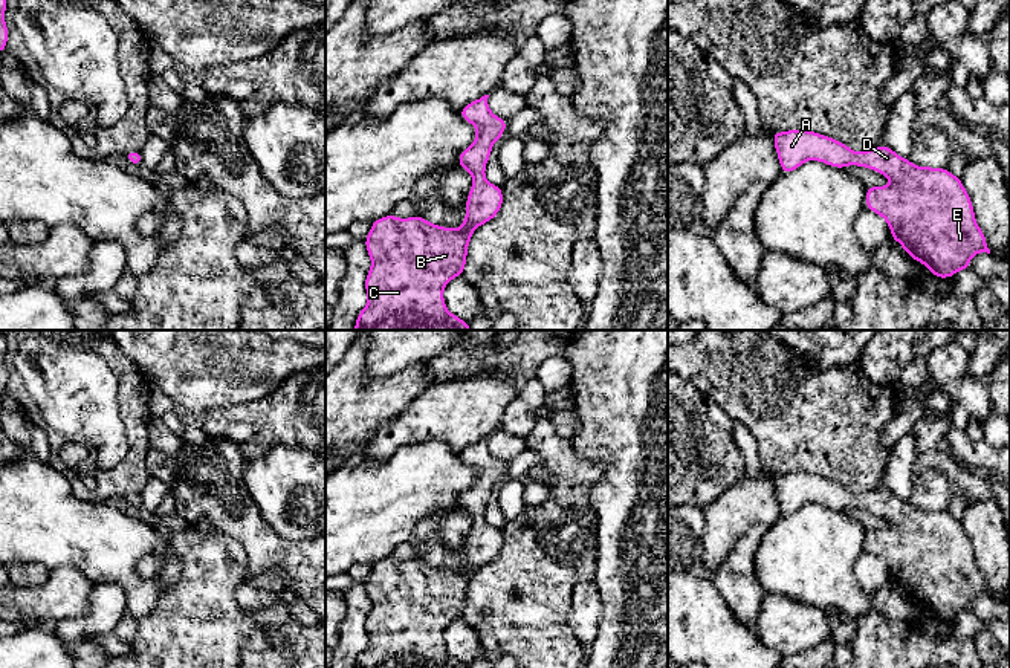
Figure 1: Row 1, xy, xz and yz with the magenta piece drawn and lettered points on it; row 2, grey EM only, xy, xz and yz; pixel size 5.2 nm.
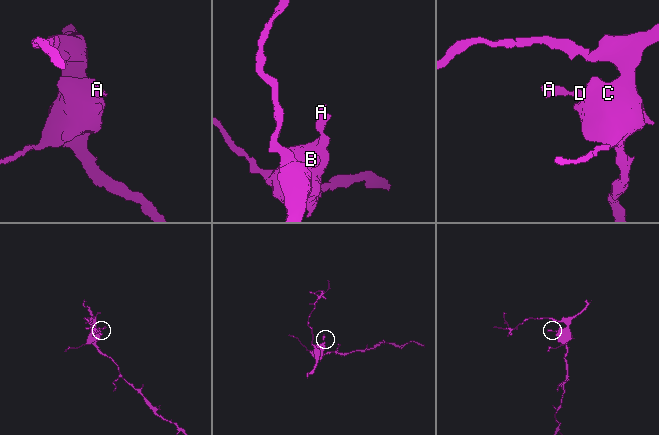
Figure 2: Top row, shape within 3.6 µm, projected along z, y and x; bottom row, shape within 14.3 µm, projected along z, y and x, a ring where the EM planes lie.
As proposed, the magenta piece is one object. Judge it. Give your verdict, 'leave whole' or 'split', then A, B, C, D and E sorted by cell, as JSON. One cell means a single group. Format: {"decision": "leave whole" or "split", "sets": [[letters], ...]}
{"decision": "leave whole", "sets": [["A", "B", "C", "D", "E"]]}

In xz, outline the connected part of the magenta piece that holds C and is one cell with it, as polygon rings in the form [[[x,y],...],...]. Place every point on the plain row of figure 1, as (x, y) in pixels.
[[[484,437],[460,452],[460,459],[477,472],[475,483],[458,498],[460,511],[474,520],[463,567],[451,572],[437,569],[420,558],[399,561],[393,556],[371,564],[371,573],[364,582],[371,601],[365,621],[368,644],[354,668],[469,668],[446,651],[443,633],[452,621],[463,618],[472,576],[492,563],[503,547],[501,529],[489,526],[484,512],[492,486],[501,482],[507,463],[490,454],[487,440],[489,437]]]

